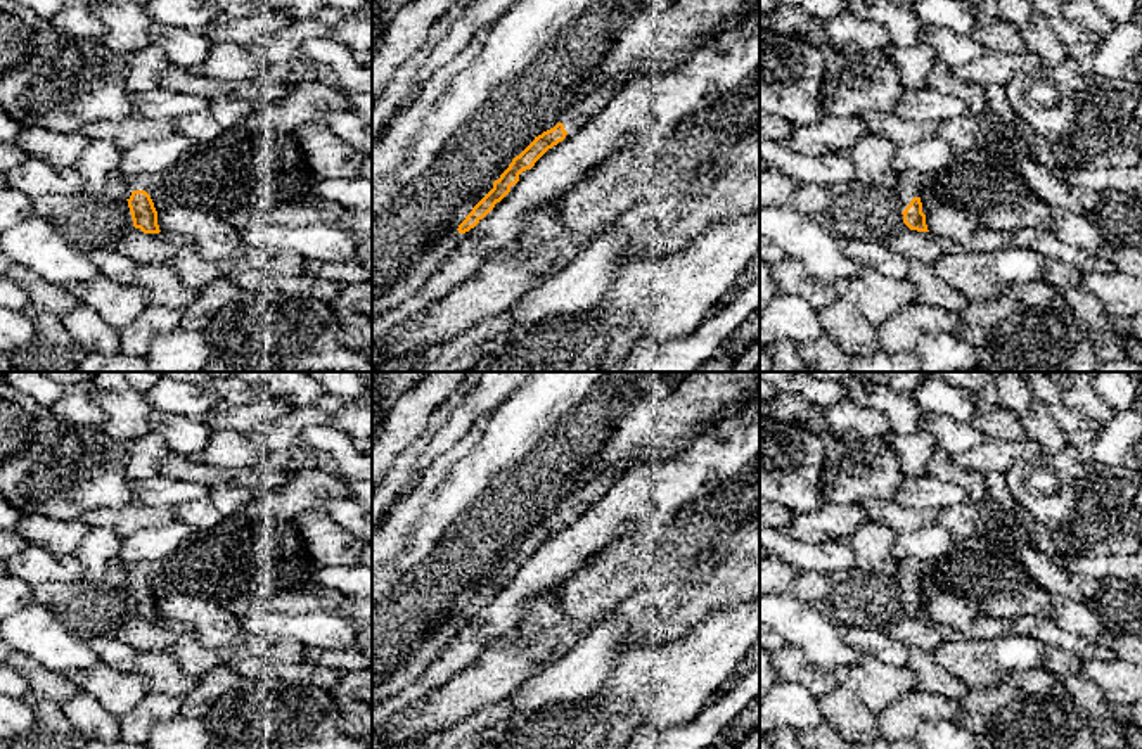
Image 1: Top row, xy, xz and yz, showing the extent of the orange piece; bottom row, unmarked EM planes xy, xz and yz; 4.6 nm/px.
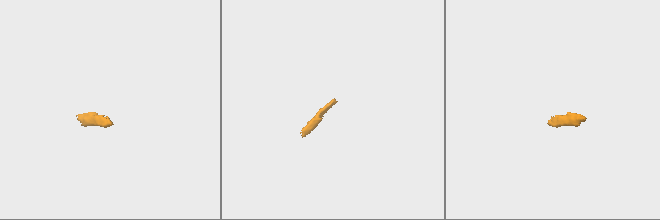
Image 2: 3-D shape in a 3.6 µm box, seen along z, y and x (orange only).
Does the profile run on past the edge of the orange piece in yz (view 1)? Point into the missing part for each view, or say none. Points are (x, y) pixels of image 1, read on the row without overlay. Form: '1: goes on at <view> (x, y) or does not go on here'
1: goes on at yz (911, 571)

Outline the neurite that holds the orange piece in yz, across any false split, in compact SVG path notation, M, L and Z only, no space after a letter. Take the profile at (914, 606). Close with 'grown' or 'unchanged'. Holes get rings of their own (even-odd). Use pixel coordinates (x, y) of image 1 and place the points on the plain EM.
M917 559L898 560L898 590L903 602L903 611L910 618L929 619L926 612L926 599L921 590L921 579L926 562Z; grown

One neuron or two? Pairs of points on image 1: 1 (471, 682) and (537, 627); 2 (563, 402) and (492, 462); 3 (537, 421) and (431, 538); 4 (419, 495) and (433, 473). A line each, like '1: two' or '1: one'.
1: one
2: one
3: one
4: one

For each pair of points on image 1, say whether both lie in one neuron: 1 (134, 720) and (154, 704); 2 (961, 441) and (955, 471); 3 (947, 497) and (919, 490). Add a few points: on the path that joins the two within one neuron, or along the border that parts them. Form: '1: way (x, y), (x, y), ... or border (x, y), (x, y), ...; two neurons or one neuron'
1: way (139, 720), (149, 710); one neuron
2: border (938, 448), (954, 457); two neurons
3: way (940, 495), (926, 492); one neuron

